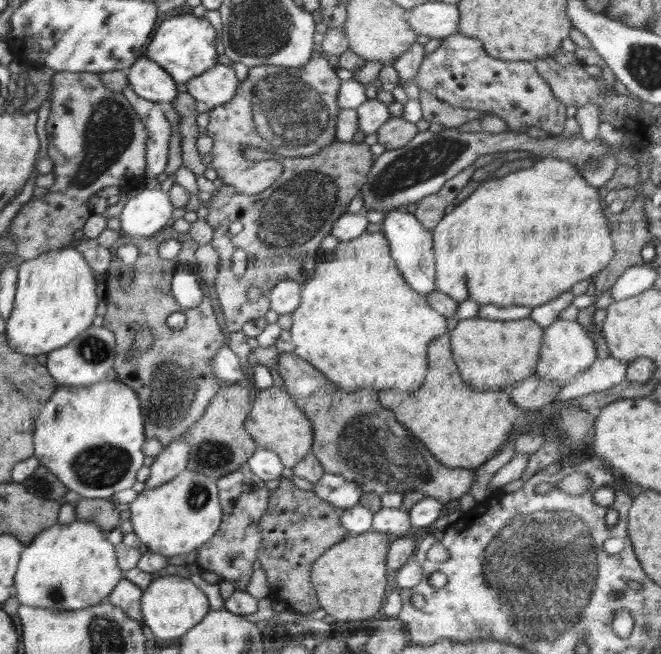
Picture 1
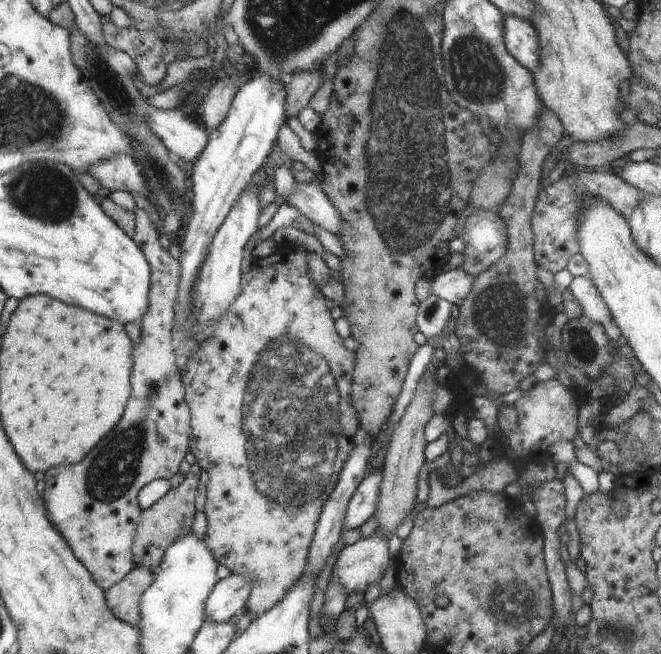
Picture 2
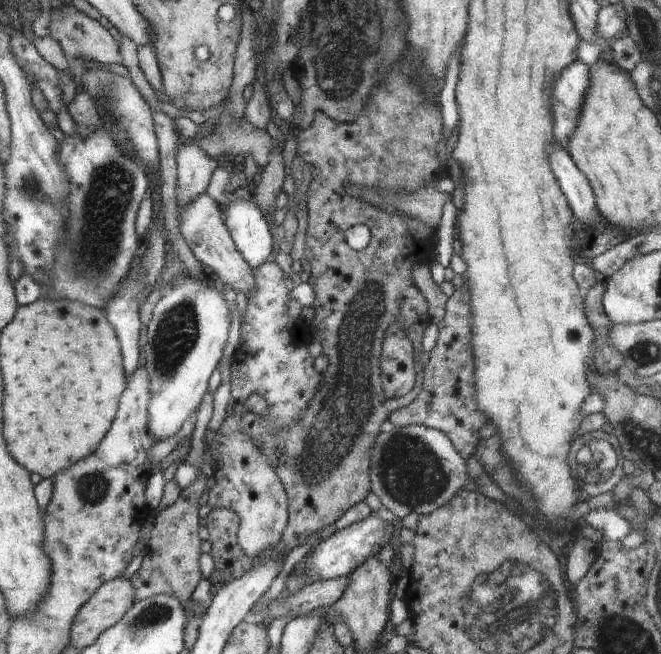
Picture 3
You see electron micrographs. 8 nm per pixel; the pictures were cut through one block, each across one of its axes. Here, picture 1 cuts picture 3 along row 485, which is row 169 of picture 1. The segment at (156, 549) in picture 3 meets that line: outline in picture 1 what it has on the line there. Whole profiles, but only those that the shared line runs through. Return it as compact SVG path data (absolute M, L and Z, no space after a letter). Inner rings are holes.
M180 92L172 103L166 105L166 108L174 108L180 115L179 132L182 135L183 166L190 168L196 176L200 176L208 166L204 164L202 161L204 157L196 148L196 142L200 136L196 121L199 115L195 108L196 102L190 94Z

